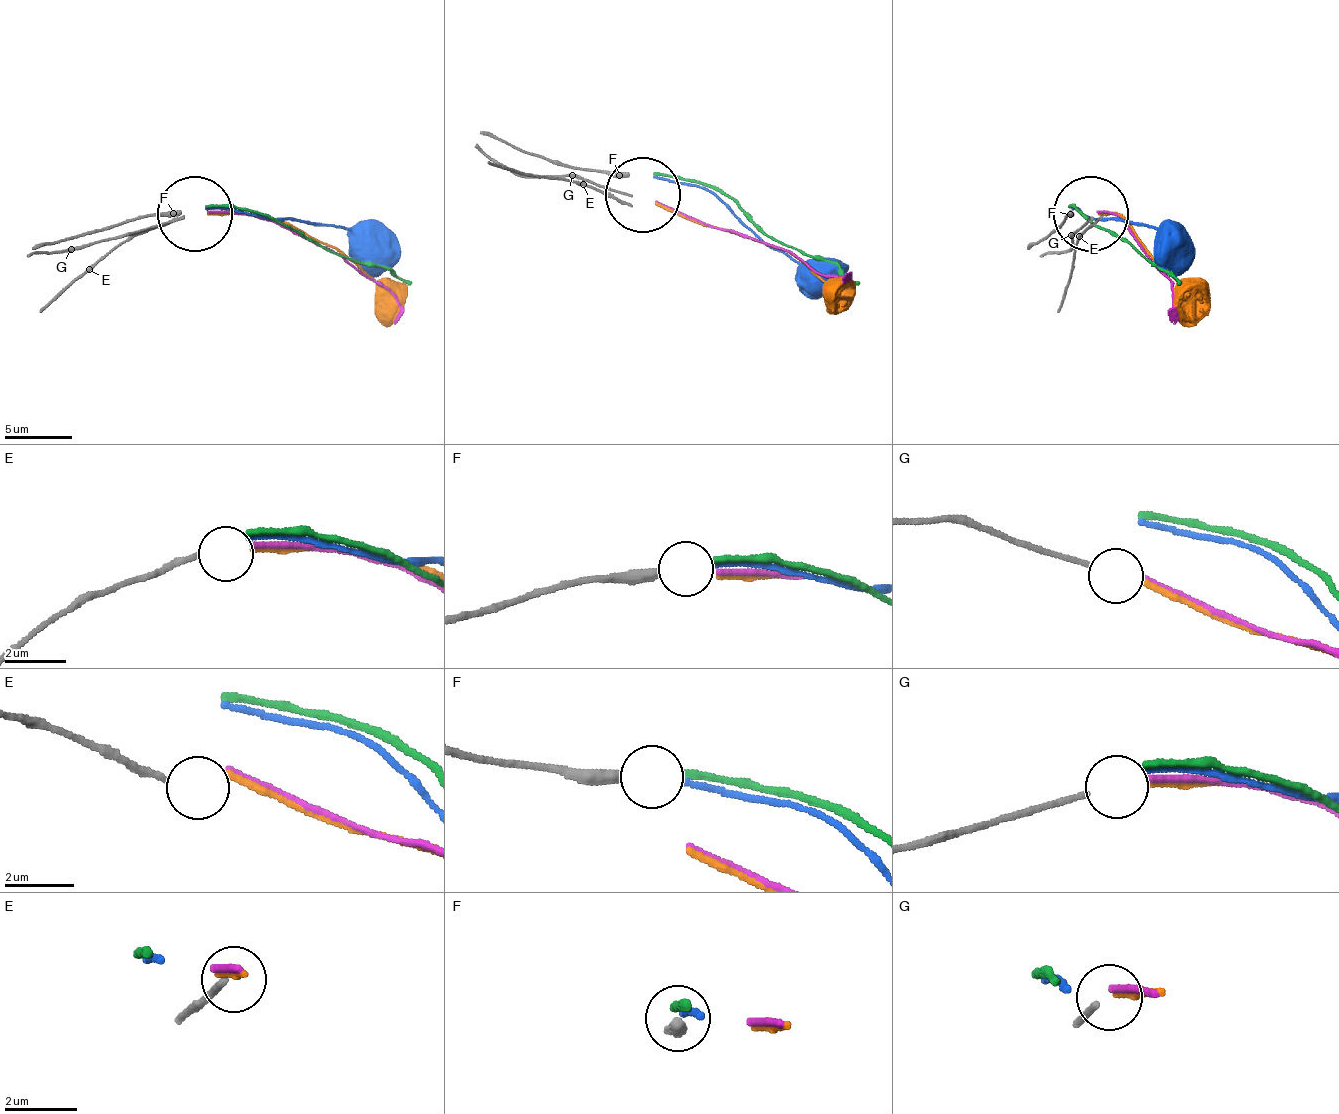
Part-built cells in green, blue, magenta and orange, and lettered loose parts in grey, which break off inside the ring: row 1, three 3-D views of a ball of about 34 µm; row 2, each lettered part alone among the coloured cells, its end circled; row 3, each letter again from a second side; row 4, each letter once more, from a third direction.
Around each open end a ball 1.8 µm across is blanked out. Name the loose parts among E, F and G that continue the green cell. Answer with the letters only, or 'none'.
none

